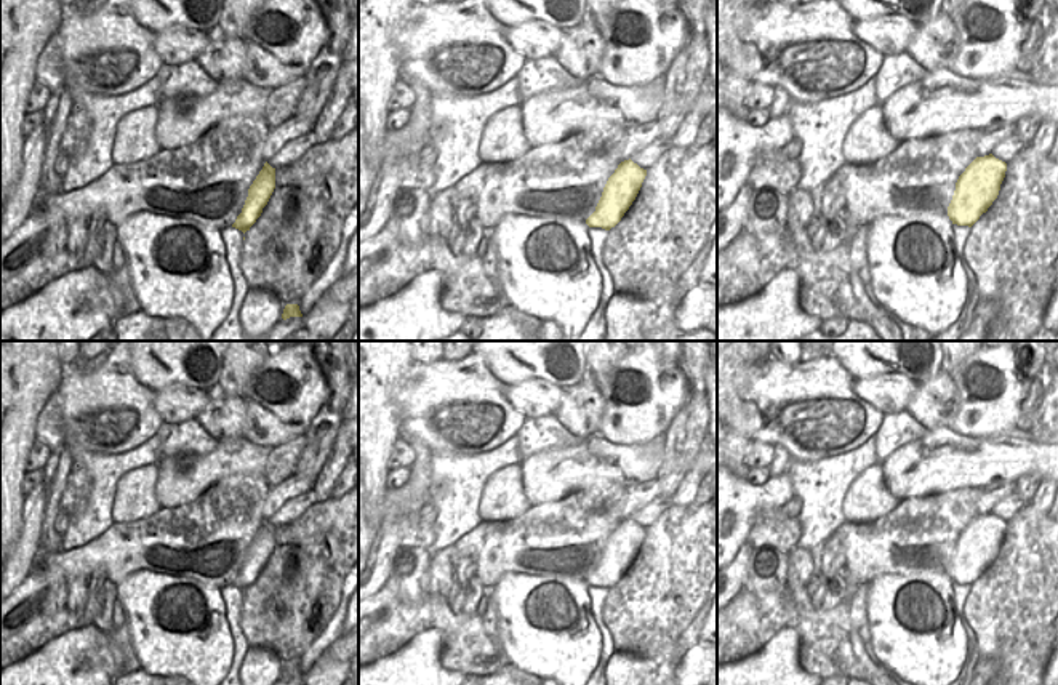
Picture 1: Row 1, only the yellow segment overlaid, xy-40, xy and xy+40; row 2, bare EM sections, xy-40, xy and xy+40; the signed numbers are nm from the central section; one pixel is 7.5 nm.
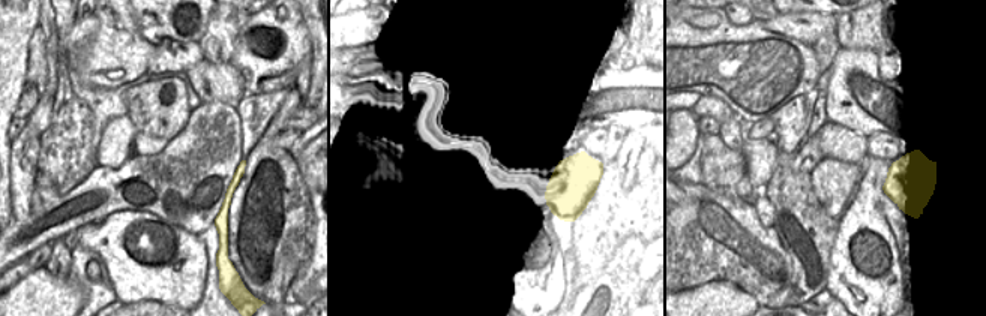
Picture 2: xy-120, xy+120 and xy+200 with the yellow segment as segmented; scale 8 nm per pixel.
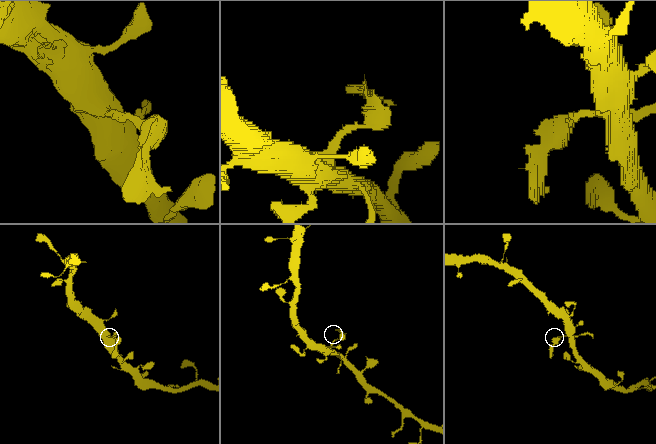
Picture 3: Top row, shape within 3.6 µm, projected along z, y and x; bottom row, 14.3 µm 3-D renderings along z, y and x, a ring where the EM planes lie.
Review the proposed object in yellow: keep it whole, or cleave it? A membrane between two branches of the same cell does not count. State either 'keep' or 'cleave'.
cleave

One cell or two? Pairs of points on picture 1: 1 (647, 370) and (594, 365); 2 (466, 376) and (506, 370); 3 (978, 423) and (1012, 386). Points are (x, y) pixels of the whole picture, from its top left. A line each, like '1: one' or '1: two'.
1: two
2: two
3: one

